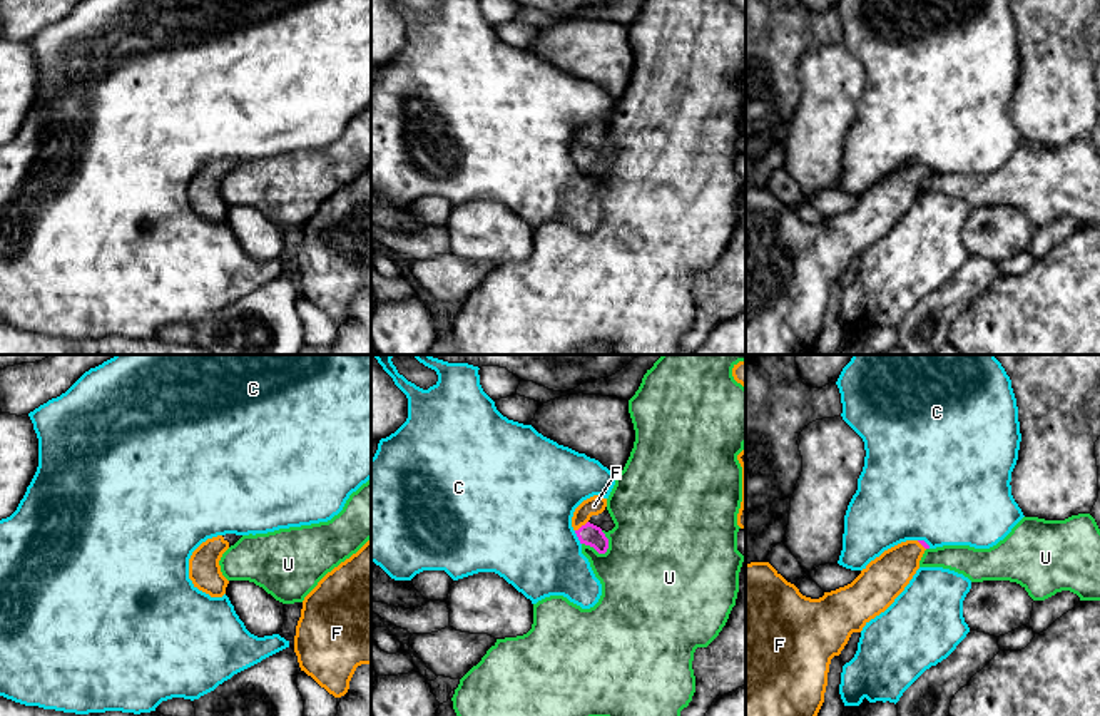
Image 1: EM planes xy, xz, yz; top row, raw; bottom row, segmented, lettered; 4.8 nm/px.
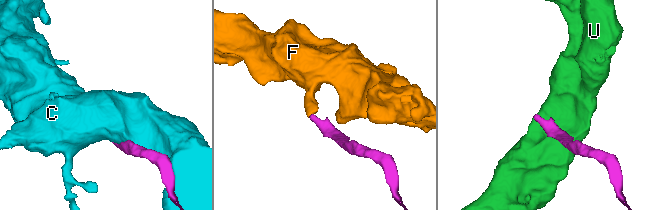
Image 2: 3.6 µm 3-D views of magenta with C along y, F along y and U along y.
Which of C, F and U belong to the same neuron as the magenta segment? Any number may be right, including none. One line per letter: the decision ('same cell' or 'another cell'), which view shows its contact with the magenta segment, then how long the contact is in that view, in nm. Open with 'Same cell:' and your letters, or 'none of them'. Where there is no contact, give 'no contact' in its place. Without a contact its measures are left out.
Same cell: F
C: another cell; meets magenta in xz; contact 80 nm long
F: same cell; meets magenta in xz; contact 80 nm long
U: another cell; meets magenta in xz; contact 140 nm long

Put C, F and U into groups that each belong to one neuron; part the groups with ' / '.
C / F / U

